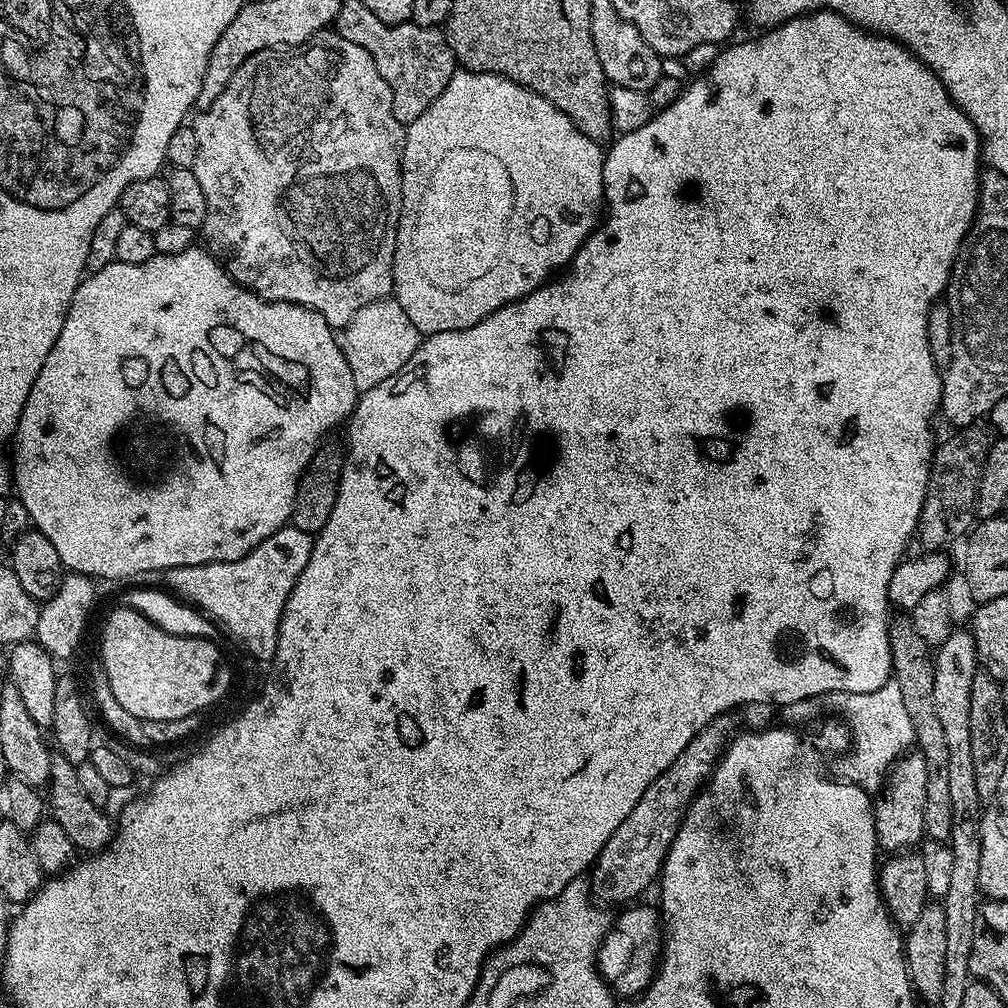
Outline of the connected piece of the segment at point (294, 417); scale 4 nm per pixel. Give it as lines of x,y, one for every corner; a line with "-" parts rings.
193,246
178,254
166,254
165,256
157,254
141,264
113,262
106,265
102,270
85,275
70,302
66,322
62,322
62,334
58,334
58,342
54,342
54,350
50,350
50,354
46,354
46,362
42,362
42,370
38,370
38,378
34,378
34,386
30,386
26,406
22,406
20,421
14,433
14,447
10,452
10,471
14,492
22,504
26,506
31,527
37,532
46,534
46,538
54,545
54,550
58,550
58,558
62,558
64,567
69,573
80,573
100,582
101,580
128,580
131,576
142,575
143,572
163,574
169,568
177,568
178,566
202,566
210,562
230,562
242,558
247,552
254,550
254,546
258,546
263,540
270,538
270,534
274,534
291,521
292,510
296,506
296,488
300,485
300,477
308,470
312,455
317,448
321,447
323,440
320,439
335,424
343,425
356,406
358,393
354,386
352,371
344,357
341,341
338,339
337,333
326,322
326,318
322,318
322,314
318,314
313,308
307,308
301,304
263,300
249,288
243,288
241,284
237,284
228,275
224,265
211,252
199,247

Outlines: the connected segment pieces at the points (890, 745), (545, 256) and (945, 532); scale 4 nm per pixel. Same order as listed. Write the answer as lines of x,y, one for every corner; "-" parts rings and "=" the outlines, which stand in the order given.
895,678
888,681
882,690
874,690
870,694
842,694
833,692
827,697
826,704
829,704
836,712
844,715
843,723
850,733
850,748
847,753
848,768
853,772
855,783
865,790
879,789
885,783
886,777
893,764
913,747
916,735
914,726
910,726
910,718
906,714
906,706
902,703
902,694
898,691
898,682
=
457,70
450,78
446,90
442,90
442,94
434,98
431,106
422,114
418,114
412,124
407,125
404,133
404,157
400,163
404,211
400,214
396,231
392,291
416,329
424,336
466,330
482,322
482,318
494,314
494,310
538,290
553,279
557,270
571,264
576,257
576,251
584,245
584,239
592,235
602,216
604,154
605,149
597,141
586,138
586,134
582,134
582,130
578,130
578,126
574,126
574,122
570,122
570,118
566,118
562,110
558,110
529,88
515,84
504,76
493,76
490,72
=
975,423
951,433
949,440
941,439
935,452
932,453
932,473
928,476
926,498
922,502
922,514
916,527
916,536
925,544
925,549
940,550
943,544
965,535
973,527
976,510
976,494
980,490
980,480
984,476
984,465
988,463
988,455
992,445
996,443
997,433
992,431
991,423

